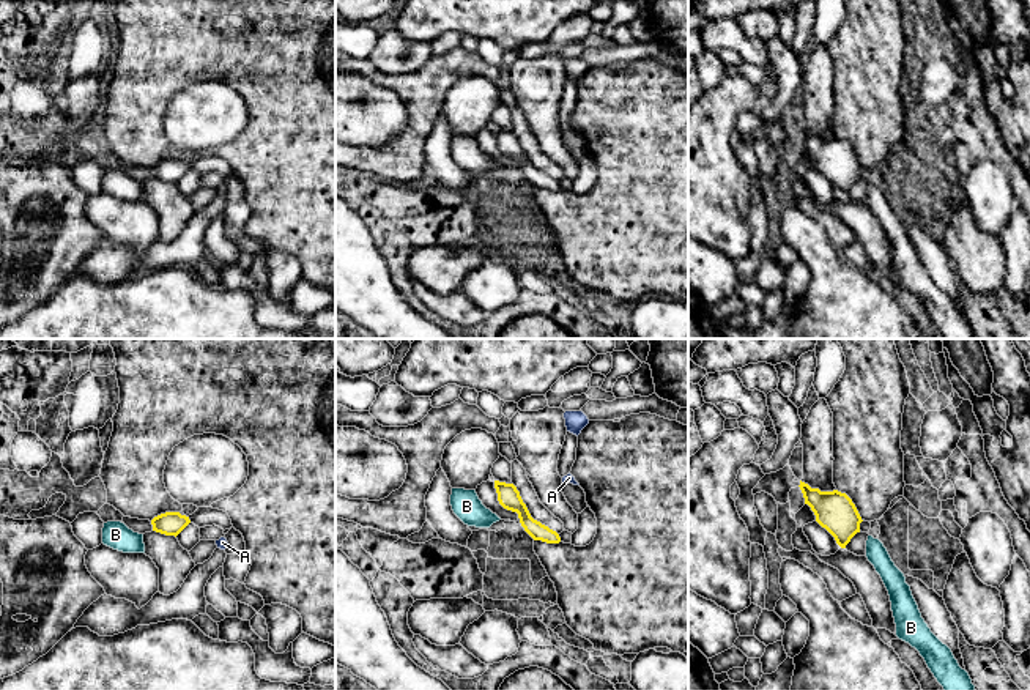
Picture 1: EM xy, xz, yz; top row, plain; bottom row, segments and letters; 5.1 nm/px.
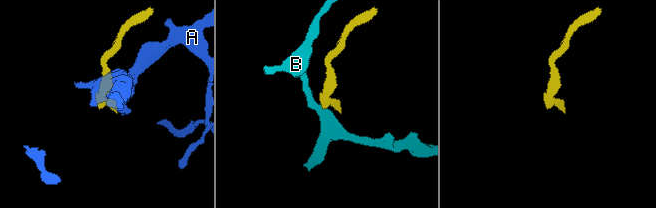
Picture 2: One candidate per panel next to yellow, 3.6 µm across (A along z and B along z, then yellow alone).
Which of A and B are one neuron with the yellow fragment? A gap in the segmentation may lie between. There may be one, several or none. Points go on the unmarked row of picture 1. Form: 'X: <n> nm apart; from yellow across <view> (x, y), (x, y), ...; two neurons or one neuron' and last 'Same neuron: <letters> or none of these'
A: 170 nm apart; from yellow across xy (189, 169), (216, 188); two neurons
B: 50 nm apart; from yellow across yz (859, 178), (868, 183); two neurons
Same neuron: none of these

